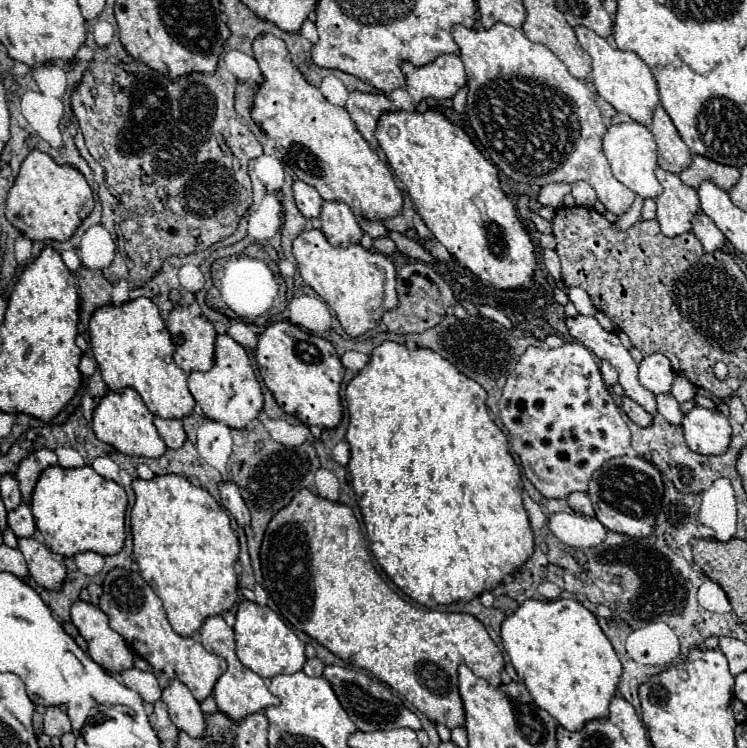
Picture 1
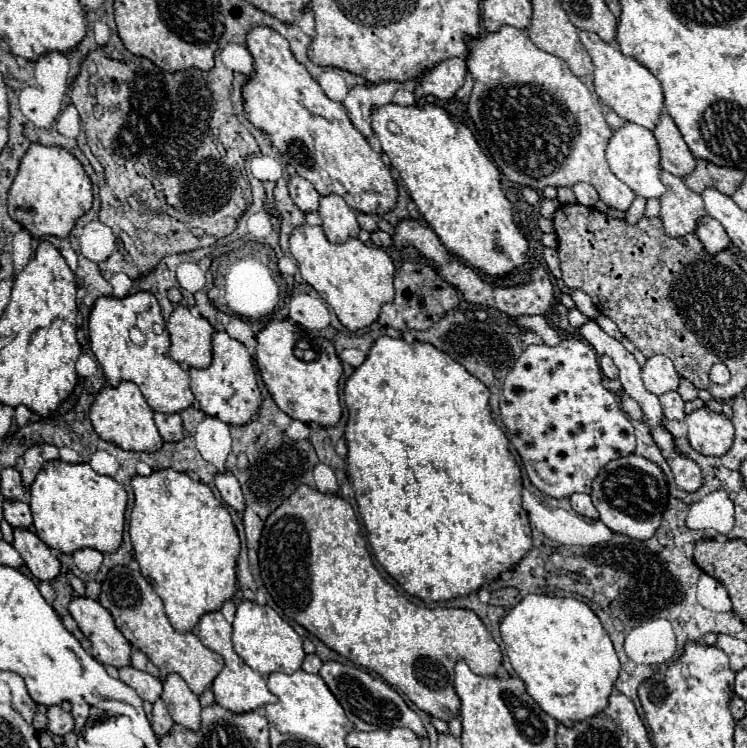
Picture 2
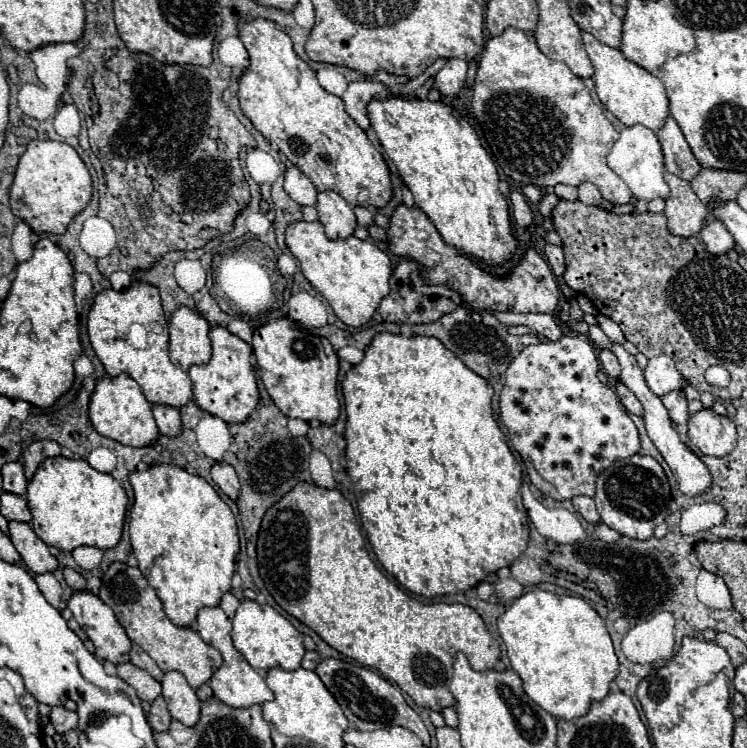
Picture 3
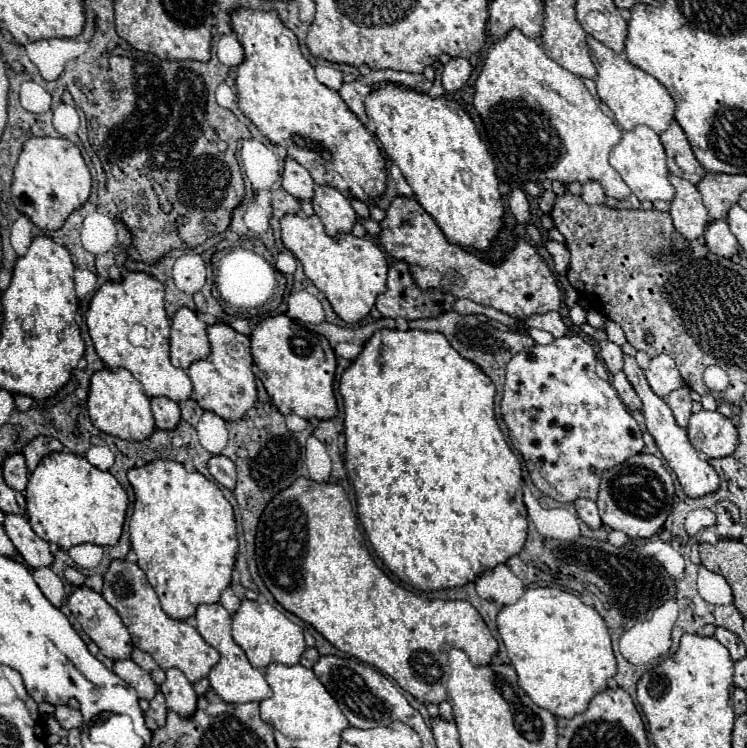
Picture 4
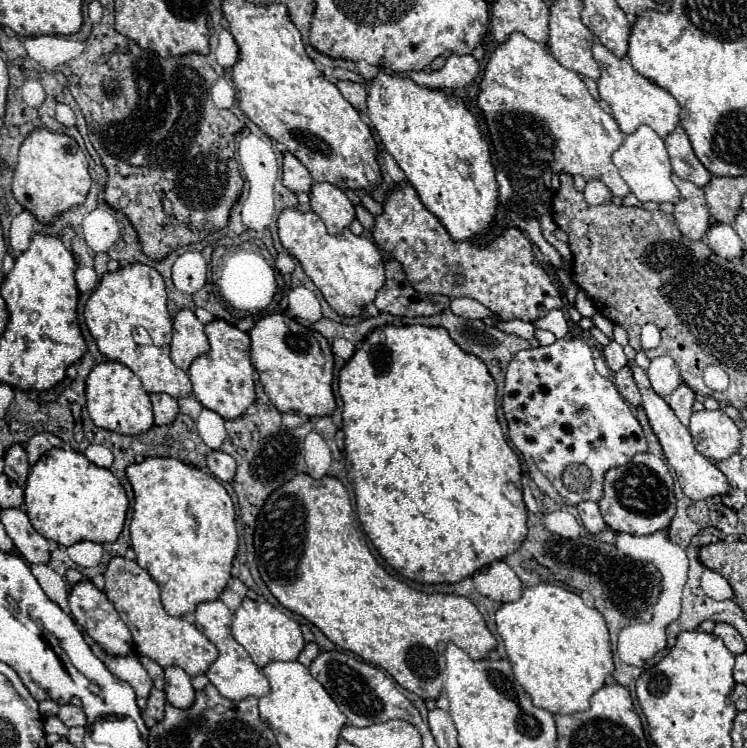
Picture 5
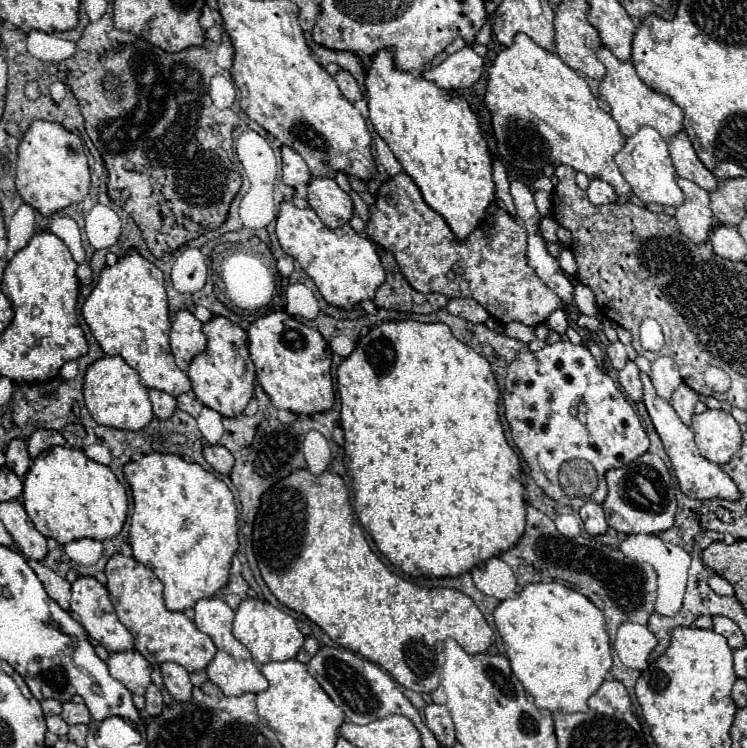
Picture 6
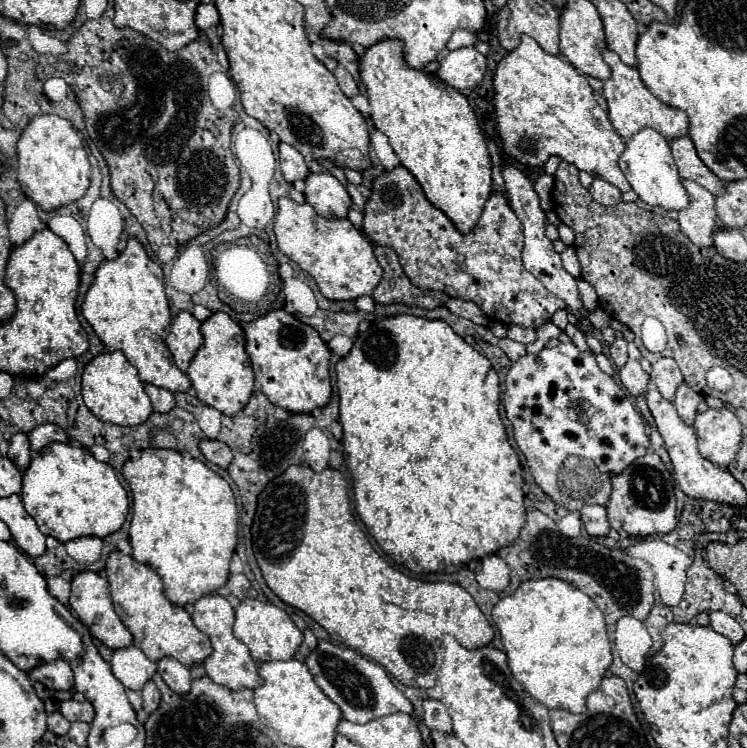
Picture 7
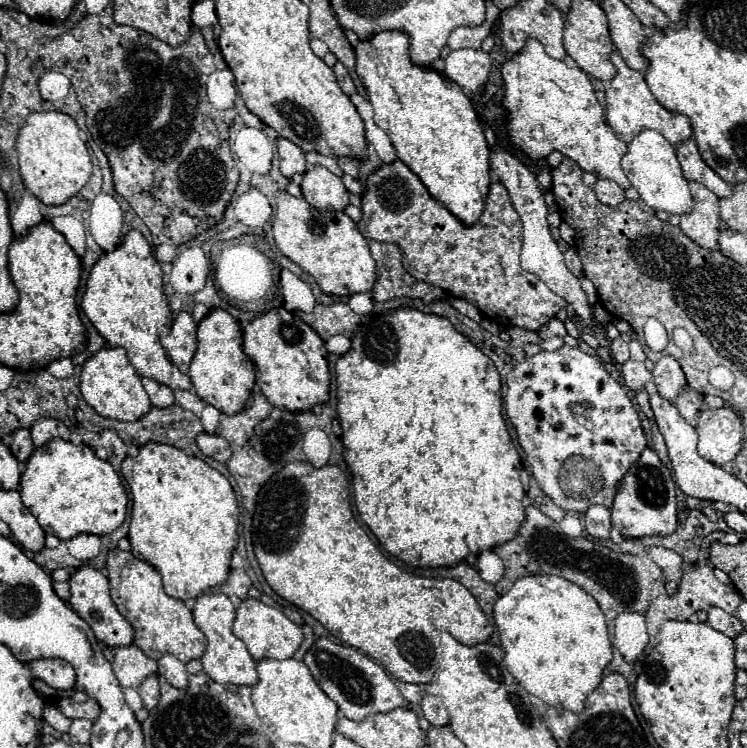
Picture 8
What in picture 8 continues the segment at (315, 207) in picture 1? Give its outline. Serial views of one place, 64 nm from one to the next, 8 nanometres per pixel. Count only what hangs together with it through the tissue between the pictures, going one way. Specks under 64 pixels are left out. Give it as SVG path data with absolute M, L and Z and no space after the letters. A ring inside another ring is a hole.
M278 138L278 158L280 158L280 172L286 176L286 178L292 178L294 174L304 174L308 170L308 164L306 164L306 158L304 158L304 152L284 140L284 138Z

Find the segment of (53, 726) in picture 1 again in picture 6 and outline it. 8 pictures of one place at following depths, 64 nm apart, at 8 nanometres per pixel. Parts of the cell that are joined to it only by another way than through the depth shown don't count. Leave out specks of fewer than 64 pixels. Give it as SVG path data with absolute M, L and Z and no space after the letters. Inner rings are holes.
M66 702L62 706L62 714L66 724L74 726L74 724L88 724L90 722L90 714L88 714L88 708L84 704L74 704L74 702Z

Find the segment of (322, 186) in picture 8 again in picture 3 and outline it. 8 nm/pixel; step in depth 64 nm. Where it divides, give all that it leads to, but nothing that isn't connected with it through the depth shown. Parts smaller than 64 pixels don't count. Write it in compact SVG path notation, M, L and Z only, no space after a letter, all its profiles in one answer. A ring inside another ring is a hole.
M320 192L316 210L320 216L320 222L326 228L326 236L330 240L348 238L356 230L356 216L352 206L336 192Z

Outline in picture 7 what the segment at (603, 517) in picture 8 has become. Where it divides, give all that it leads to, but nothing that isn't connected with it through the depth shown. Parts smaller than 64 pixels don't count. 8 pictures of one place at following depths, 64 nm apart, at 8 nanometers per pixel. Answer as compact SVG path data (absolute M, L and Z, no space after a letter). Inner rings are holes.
M596 504L584 506L580 510L580 516L582 516L584 528L590 536L606 536L608 534L610 524L608 524L608 518L606 518L606 508L604 506L596 506Z

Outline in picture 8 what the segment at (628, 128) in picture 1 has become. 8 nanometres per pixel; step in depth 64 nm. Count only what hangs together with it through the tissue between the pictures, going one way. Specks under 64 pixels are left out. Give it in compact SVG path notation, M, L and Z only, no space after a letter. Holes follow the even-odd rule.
M642 130L630 144L626 154L622 156L622 170L630 184L636 188L640 198L656 210L666 212L688 212L692 206L692 198L688 192L688 180L682 176L682 168L676 158L676 148L656 130Z

